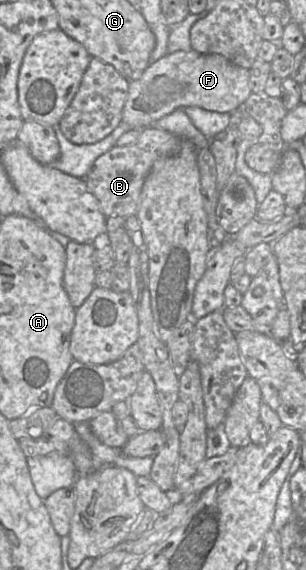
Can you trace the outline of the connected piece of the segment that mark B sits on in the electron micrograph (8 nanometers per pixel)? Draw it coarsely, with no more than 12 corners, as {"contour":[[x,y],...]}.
{"contour":[[157,127],[94,162],[103,214],[135,216],[144,181],[184,139]]}

